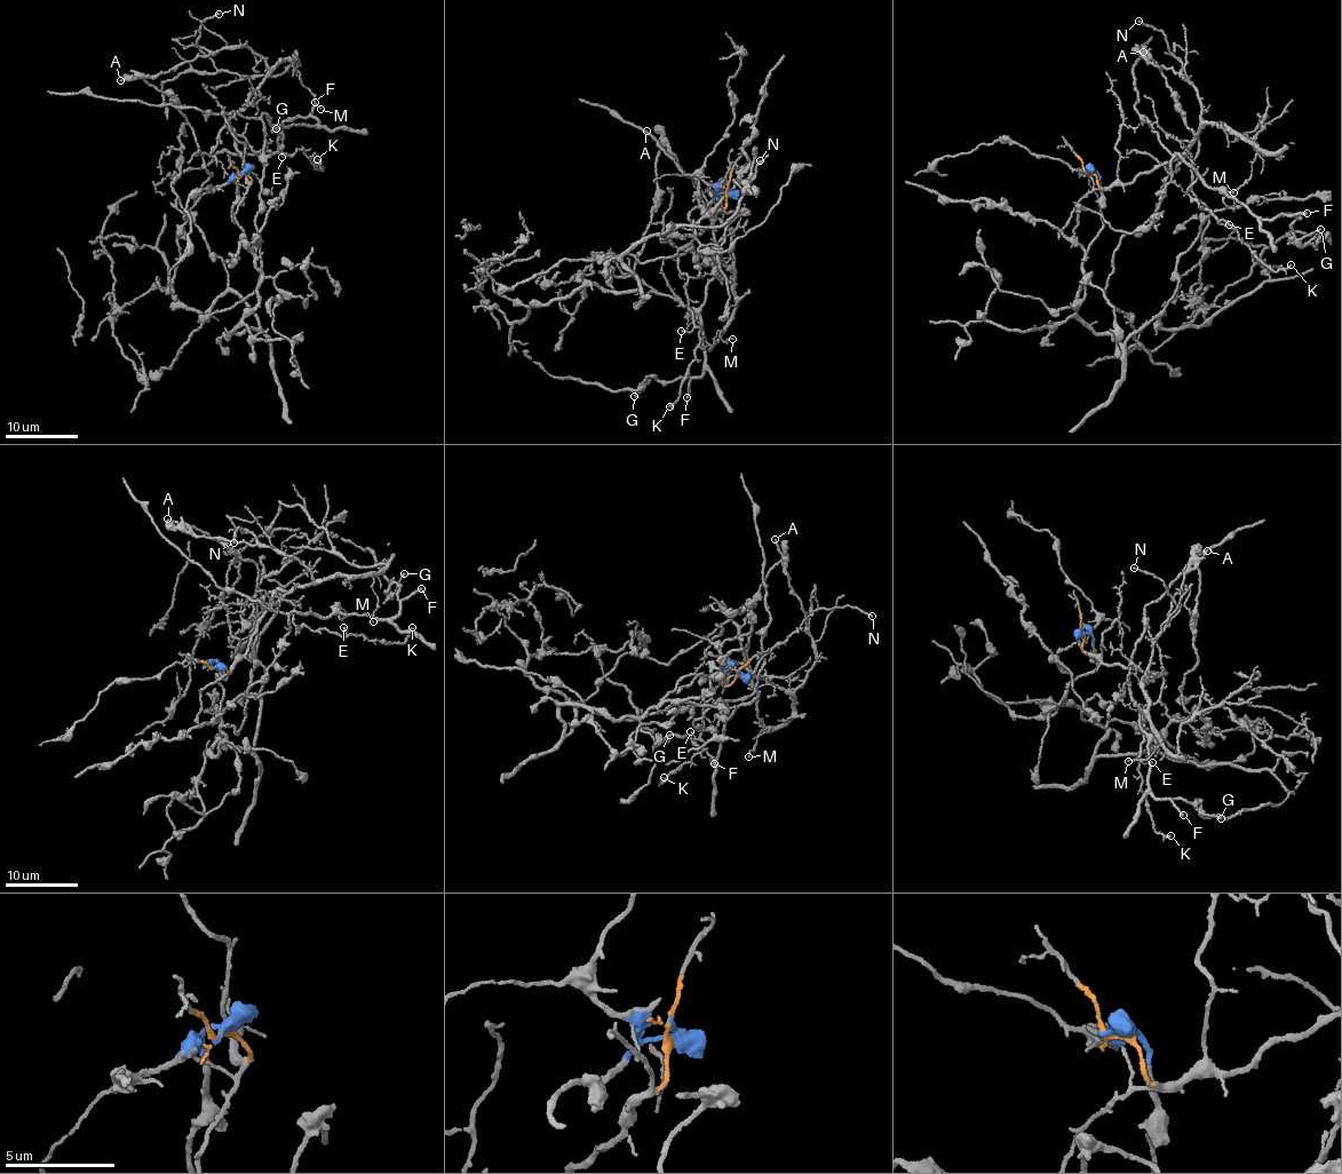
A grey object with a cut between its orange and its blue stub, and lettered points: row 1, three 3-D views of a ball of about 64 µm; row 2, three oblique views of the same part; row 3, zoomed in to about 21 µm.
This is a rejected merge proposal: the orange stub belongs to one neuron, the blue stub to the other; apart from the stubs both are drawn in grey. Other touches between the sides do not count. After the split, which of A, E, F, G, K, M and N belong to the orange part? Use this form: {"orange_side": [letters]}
{"orange_side": ["A", "E", "F", "G", "K", "M", "N"]}

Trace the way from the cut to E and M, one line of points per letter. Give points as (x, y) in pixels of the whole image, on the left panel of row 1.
E: (241, 173), (249, 177), (249, 182), (227, 126), (256, 152), (268, 157), (274, 152), (291, 153), (282, 157)
M: (241, 173), (252, 181), (229, 118), (275, 68), (294, 56), (300, 81), (320, 109)

